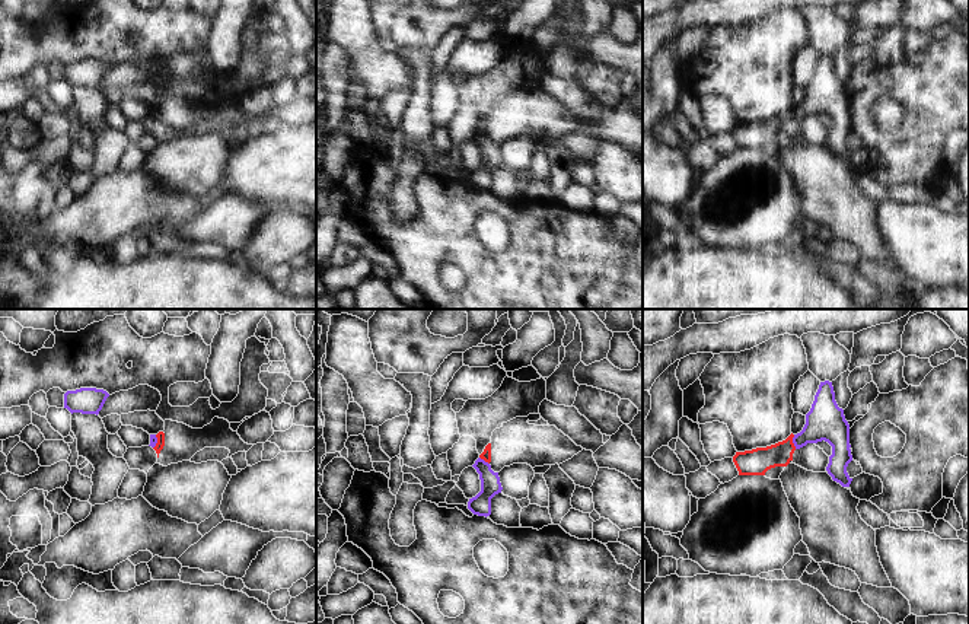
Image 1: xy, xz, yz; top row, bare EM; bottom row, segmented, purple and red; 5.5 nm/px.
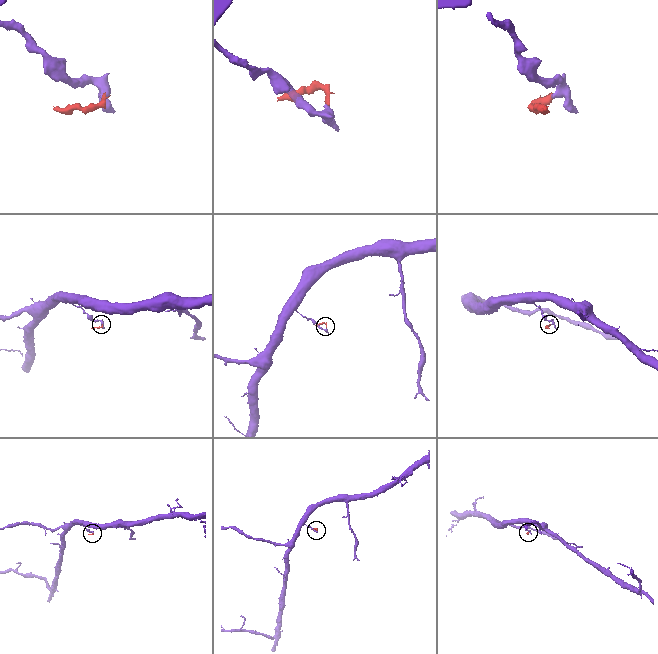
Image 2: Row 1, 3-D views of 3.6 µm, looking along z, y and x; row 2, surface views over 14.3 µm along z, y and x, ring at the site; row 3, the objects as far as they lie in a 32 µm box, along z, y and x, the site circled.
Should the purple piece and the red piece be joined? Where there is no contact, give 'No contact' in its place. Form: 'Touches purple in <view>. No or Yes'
Touches purple in yz. No.

